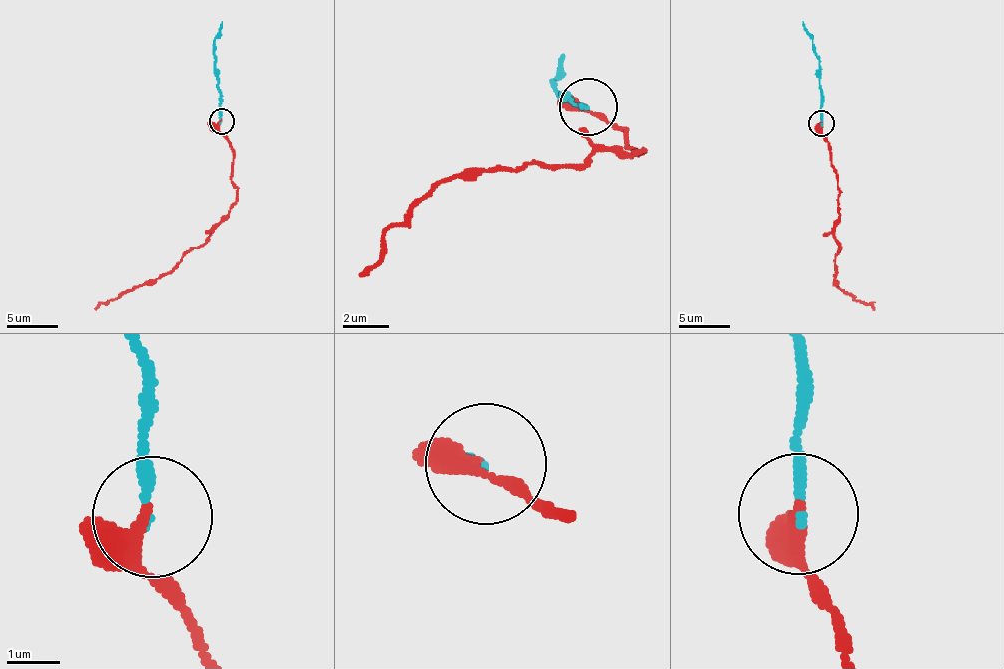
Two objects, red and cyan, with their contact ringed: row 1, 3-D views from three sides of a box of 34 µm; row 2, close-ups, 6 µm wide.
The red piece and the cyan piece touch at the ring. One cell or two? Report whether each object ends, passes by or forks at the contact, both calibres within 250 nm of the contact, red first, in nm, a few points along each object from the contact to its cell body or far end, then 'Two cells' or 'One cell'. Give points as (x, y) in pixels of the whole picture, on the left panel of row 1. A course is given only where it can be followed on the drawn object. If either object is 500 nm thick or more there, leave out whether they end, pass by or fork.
At the ring red passes by. At the ring cyan ends. Thickness 320 nm (red) against 190 nm. Course of red: (219, 122), (219, 132), (234, 154), (236, 205), (208, 238), (157, 279), (133, 286), (94, 308). Course of cyan: (222, 122), (214, 56), (221, 21). One cell

